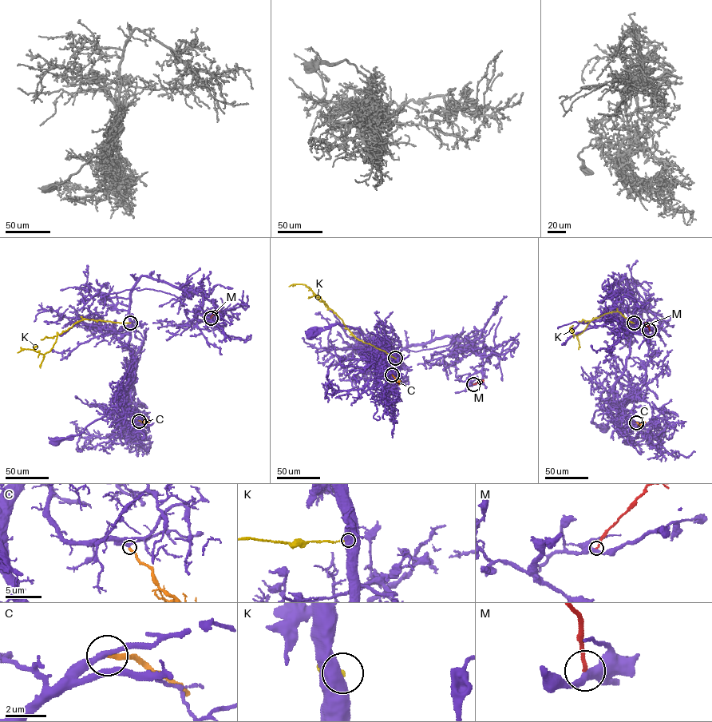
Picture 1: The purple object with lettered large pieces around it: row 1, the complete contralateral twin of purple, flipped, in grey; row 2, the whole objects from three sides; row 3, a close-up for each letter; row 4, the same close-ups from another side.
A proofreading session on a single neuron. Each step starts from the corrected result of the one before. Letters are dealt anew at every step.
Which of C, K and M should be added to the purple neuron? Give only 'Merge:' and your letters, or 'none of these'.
Merge: C

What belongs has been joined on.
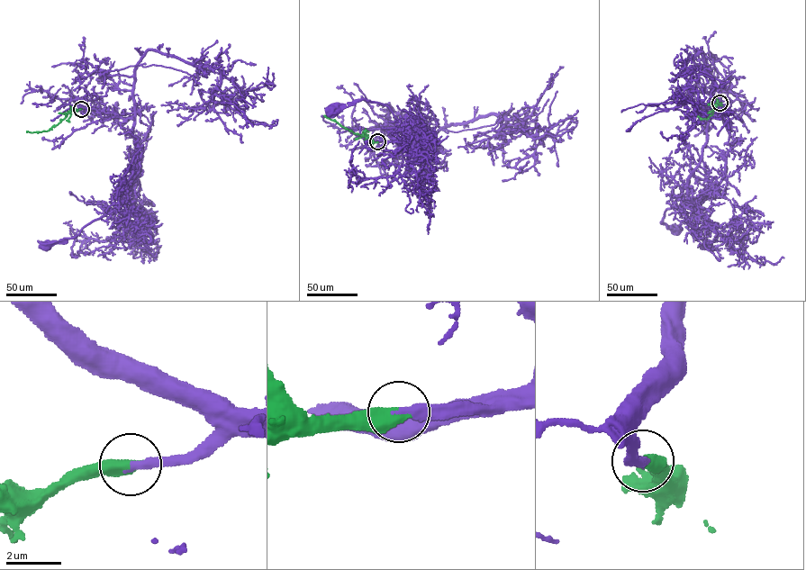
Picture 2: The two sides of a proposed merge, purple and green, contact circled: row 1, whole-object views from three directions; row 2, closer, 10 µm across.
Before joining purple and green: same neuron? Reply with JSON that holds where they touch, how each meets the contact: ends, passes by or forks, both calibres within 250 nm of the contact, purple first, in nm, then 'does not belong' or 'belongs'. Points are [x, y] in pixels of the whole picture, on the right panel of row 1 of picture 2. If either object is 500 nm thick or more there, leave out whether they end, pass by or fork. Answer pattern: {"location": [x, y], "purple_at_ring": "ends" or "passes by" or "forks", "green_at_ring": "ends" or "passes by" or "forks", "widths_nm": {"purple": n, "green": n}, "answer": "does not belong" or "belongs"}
{"location": [719, 103], "widths_nm": {"purple": 340, "green": 550}, "answer": "belongs"}

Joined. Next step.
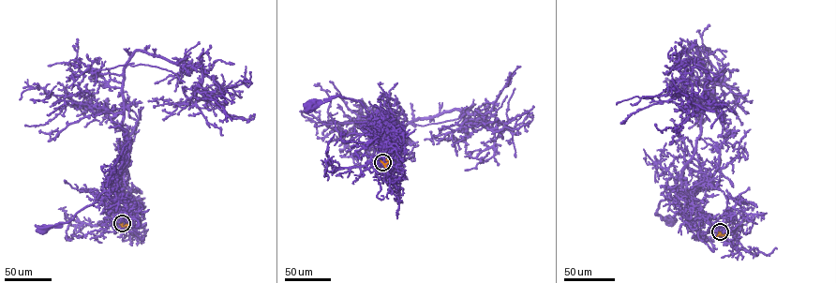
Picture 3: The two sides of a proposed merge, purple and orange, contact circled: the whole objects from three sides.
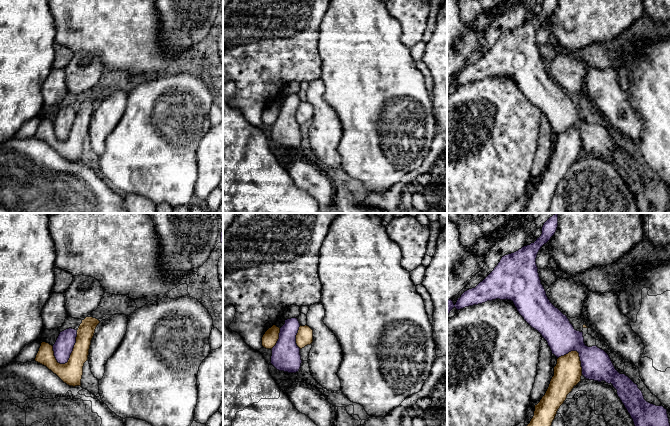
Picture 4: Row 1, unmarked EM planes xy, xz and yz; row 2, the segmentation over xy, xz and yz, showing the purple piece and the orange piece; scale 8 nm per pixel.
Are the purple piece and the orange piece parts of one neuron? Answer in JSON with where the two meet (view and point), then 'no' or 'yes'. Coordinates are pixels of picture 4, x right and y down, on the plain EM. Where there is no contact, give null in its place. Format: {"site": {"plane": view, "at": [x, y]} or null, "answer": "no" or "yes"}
{"site": {"plane": "xy", "at": [72, 126]}, "answer": "no"}

